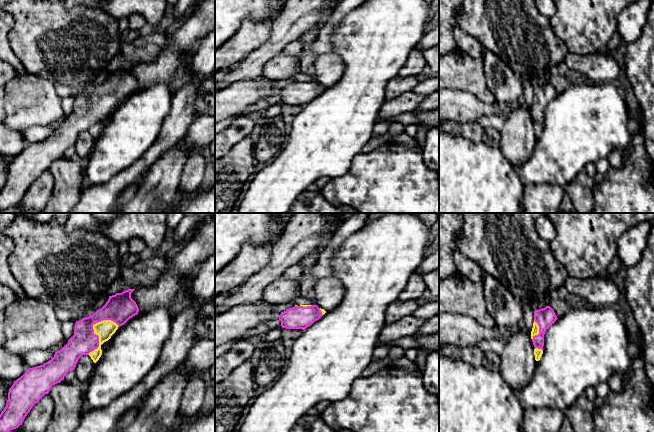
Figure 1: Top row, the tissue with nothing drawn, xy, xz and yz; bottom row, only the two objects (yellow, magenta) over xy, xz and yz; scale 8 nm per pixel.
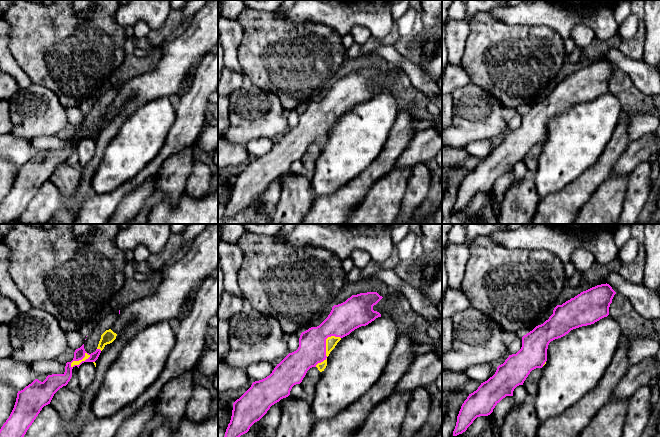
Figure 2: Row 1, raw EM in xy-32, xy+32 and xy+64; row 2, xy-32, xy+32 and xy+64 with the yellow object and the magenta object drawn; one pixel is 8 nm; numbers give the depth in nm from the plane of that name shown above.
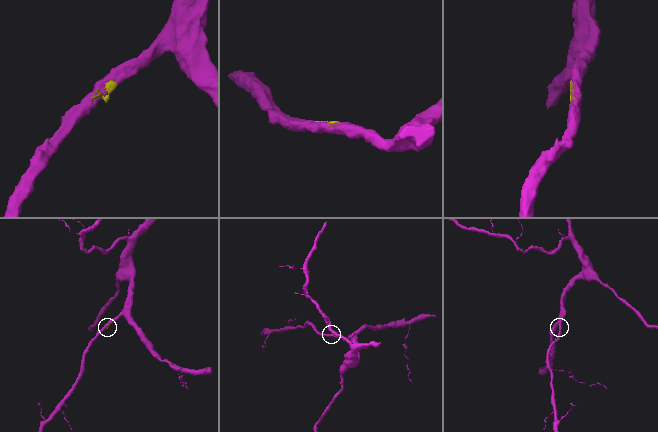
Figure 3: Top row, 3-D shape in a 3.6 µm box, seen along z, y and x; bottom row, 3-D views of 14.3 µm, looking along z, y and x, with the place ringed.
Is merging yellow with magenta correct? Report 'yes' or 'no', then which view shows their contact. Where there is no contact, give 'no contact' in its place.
yes | xy

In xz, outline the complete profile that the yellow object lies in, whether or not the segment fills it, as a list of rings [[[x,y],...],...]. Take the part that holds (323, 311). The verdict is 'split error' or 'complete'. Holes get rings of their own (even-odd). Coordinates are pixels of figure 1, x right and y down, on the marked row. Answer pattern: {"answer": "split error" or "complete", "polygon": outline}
{"answer": "split error", "polygon": [[[295,305],[281,312],[279,320],[282,328],[304,330],[319,320],[325,313],[326,311],[317,305]]]}

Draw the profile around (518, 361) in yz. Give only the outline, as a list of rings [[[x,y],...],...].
[[[518,328],[506,340],[500,355],[499,372],[516,397],[532,378],[536,363],[534,349],[531,335],[525,328]]]

